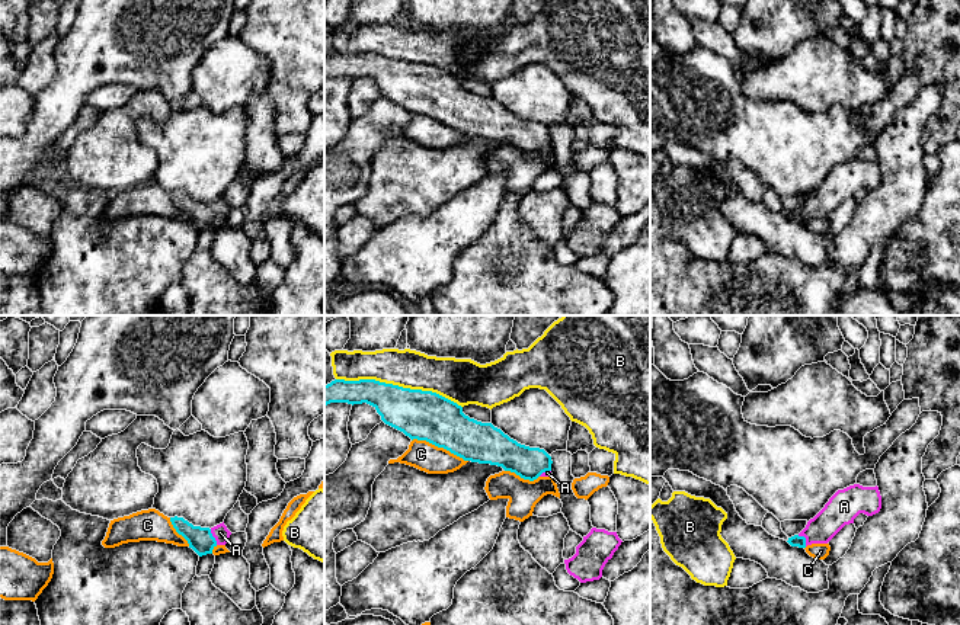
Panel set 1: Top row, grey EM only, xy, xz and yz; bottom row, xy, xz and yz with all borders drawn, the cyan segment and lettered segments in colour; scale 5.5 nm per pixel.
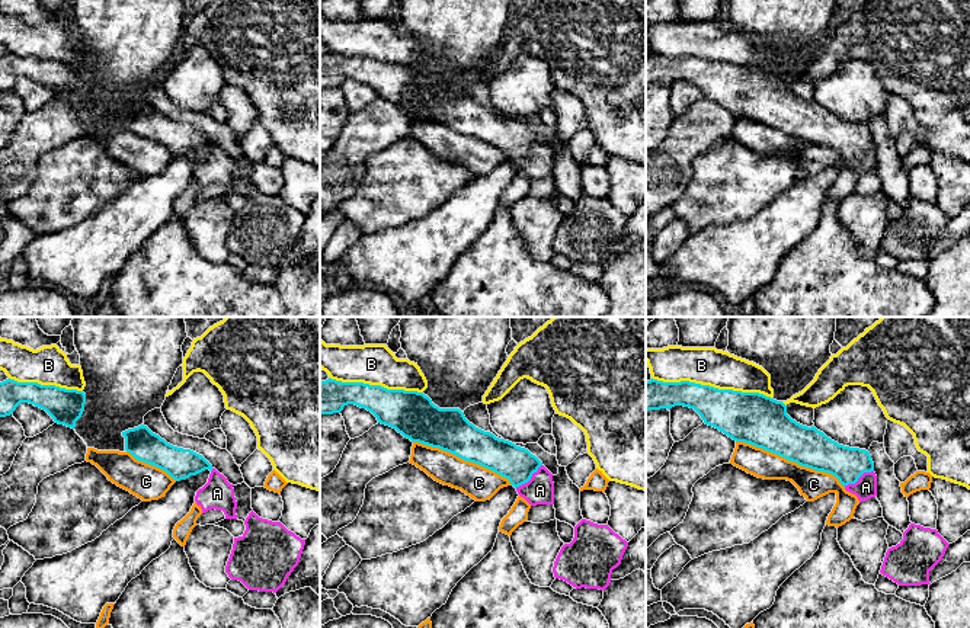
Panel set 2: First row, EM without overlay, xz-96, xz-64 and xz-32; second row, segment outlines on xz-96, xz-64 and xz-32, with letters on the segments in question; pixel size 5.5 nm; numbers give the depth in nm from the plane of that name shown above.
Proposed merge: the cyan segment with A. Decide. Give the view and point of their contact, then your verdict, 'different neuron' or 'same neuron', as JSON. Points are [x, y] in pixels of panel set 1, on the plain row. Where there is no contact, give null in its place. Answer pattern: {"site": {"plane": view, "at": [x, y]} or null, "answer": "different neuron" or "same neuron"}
{"site": {"plane": "xy", "at": [213, 211]}, "answer": "same neuron"}

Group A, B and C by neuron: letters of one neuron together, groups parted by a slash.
A / B / C

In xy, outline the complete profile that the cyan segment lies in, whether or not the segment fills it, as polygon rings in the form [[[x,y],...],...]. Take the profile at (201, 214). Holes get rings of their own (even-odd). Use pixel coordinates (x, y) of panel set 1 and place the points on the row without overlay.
[[[177,190],[170,192],[170,196],[176,206],[188,215],[189,222],[192,222],[199,231],[212,228],[212,224],[217,219],[225,219],[231,209],[224,196],[211,203],[193,201],[183,192]]]

